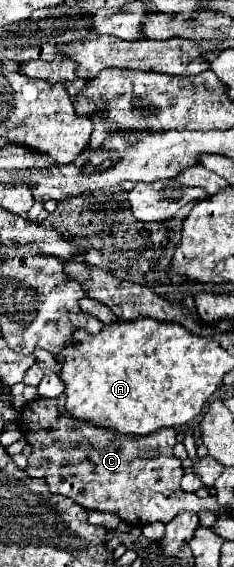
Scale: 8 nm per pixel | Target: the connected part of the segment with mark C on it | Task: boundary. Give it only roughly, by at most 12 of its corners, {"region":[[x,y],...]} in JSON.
{"region":[[64,396],[16,424],[26,474],[130,526],[216,512],[180,488],[174,428],[118,436]]}

